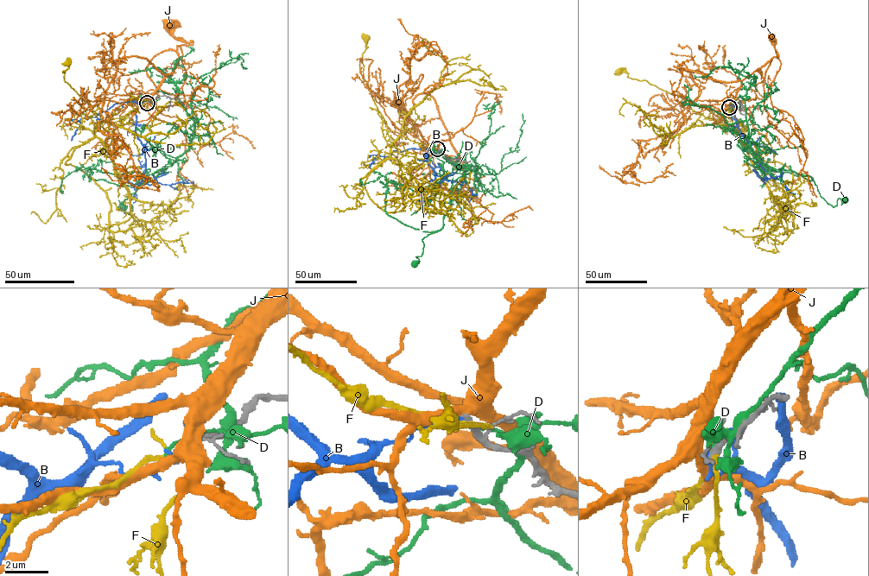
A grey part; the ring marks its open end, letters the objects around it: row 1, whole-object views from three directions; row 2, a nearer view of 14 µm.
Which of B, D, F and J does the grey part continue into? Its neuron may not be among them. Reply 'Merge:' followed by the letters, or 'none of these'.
Merge: none of these

